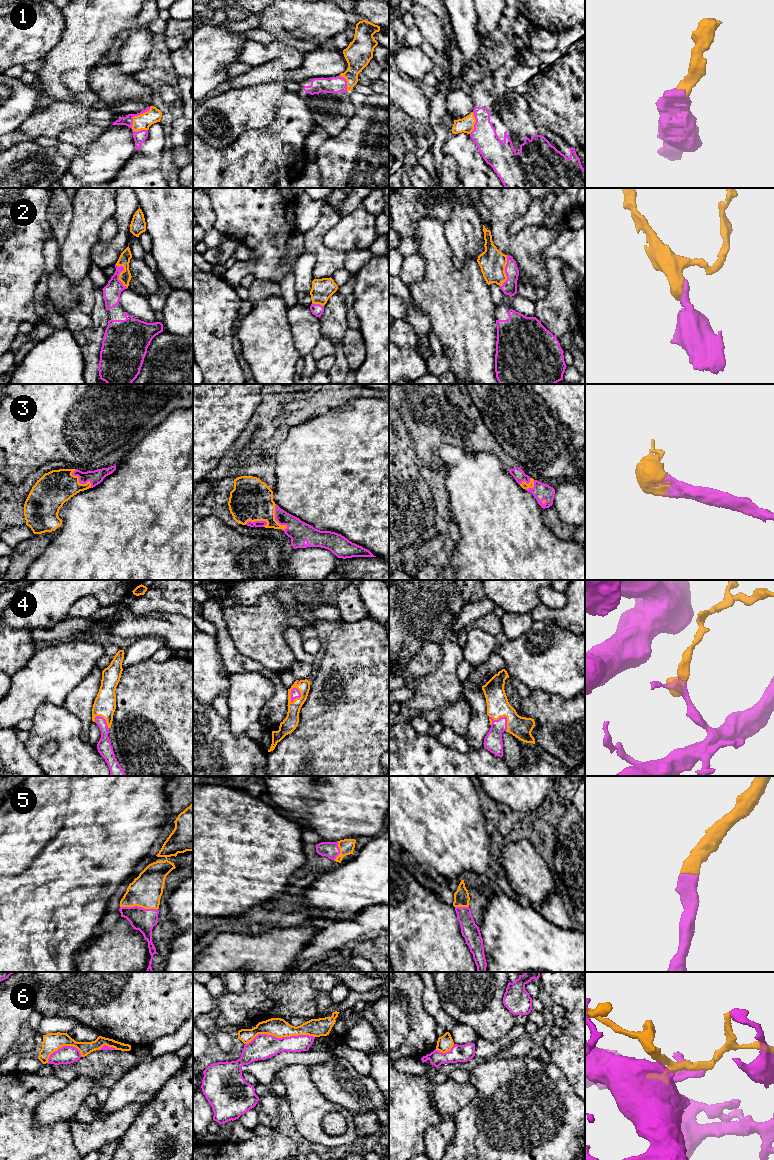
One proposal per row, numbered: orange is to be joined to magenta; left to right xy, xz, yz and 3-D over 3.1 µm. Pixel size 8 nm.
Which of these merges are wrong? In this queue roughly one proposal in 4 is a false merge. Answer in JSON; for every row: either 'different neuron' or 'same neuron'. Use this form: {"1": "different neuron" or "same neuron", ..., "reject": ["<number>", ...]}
{"1": "same neuron", "2": "same neuron", "3": "same neuron", "4": "same neuron", "5": "same neuron", "6": "different neuron", "reject": ["6"]}

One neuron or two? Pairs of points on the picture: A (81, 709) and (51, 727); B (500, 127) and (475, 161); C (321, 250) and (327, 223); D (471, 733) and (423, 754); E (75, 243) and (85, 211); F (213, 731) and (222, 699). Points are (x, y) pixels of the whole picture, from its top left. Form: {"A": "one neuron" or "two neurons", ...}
{"A": "two neurons", "B": "two neurons", "C": "one neuron", "D": "two neurons", "E": "one neuron", "F": "two neurons"}

